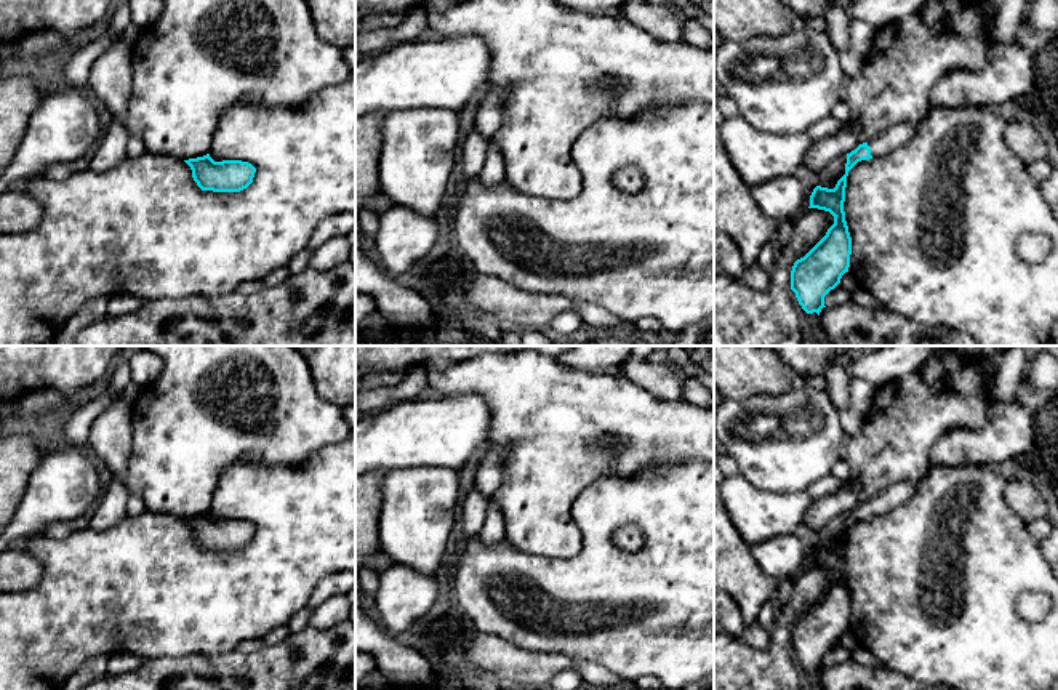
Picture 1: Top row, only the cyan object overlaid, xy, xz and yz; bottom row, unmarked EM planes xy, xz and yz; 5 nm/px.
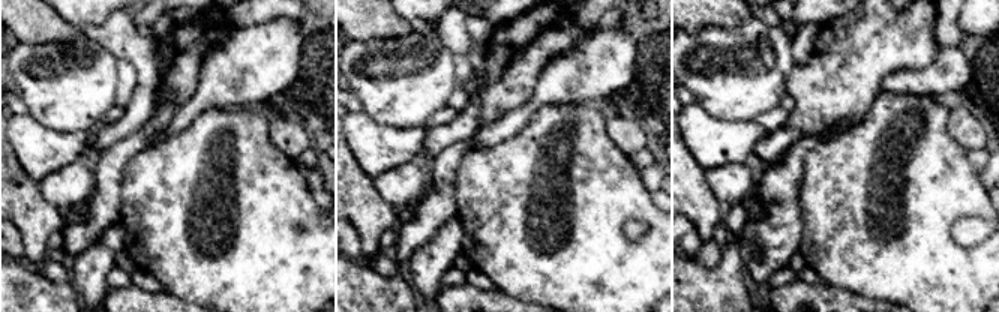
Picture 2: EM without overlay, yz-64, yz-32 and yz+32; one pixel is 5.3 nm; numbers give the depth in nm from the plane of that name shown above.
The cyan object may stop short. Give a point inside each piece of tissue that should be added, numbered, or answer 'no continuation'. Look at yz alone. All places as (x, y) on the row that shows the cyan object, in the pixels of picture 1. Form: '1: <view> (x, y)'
1: yz (1007, 76)

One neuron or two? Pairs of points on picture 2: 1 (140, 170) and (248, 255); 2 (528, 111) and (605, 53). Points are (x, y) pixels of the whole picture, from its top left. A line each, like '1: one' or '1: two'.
1: one
2: one

